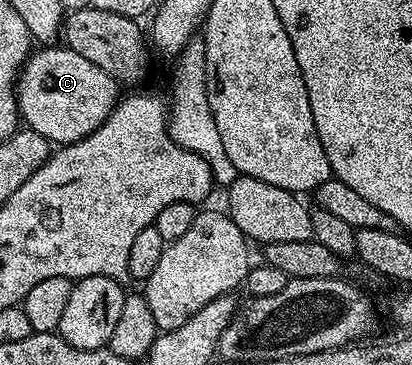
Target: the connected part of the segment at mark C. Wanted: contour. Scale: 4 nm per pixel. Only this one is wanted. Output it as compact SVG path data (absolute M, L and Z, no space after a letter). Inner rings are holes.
M43 46L28 56L27 63L19 74L17 95L22 123L44 136L52 145L62 146L93 134L93 130L103 125L105 118L109 118L121 99L121 88L115 79L101 70L101 66L93 66L93 62L89 62L89 58L81 58L77 50L66 46L55 47L59 46Z

